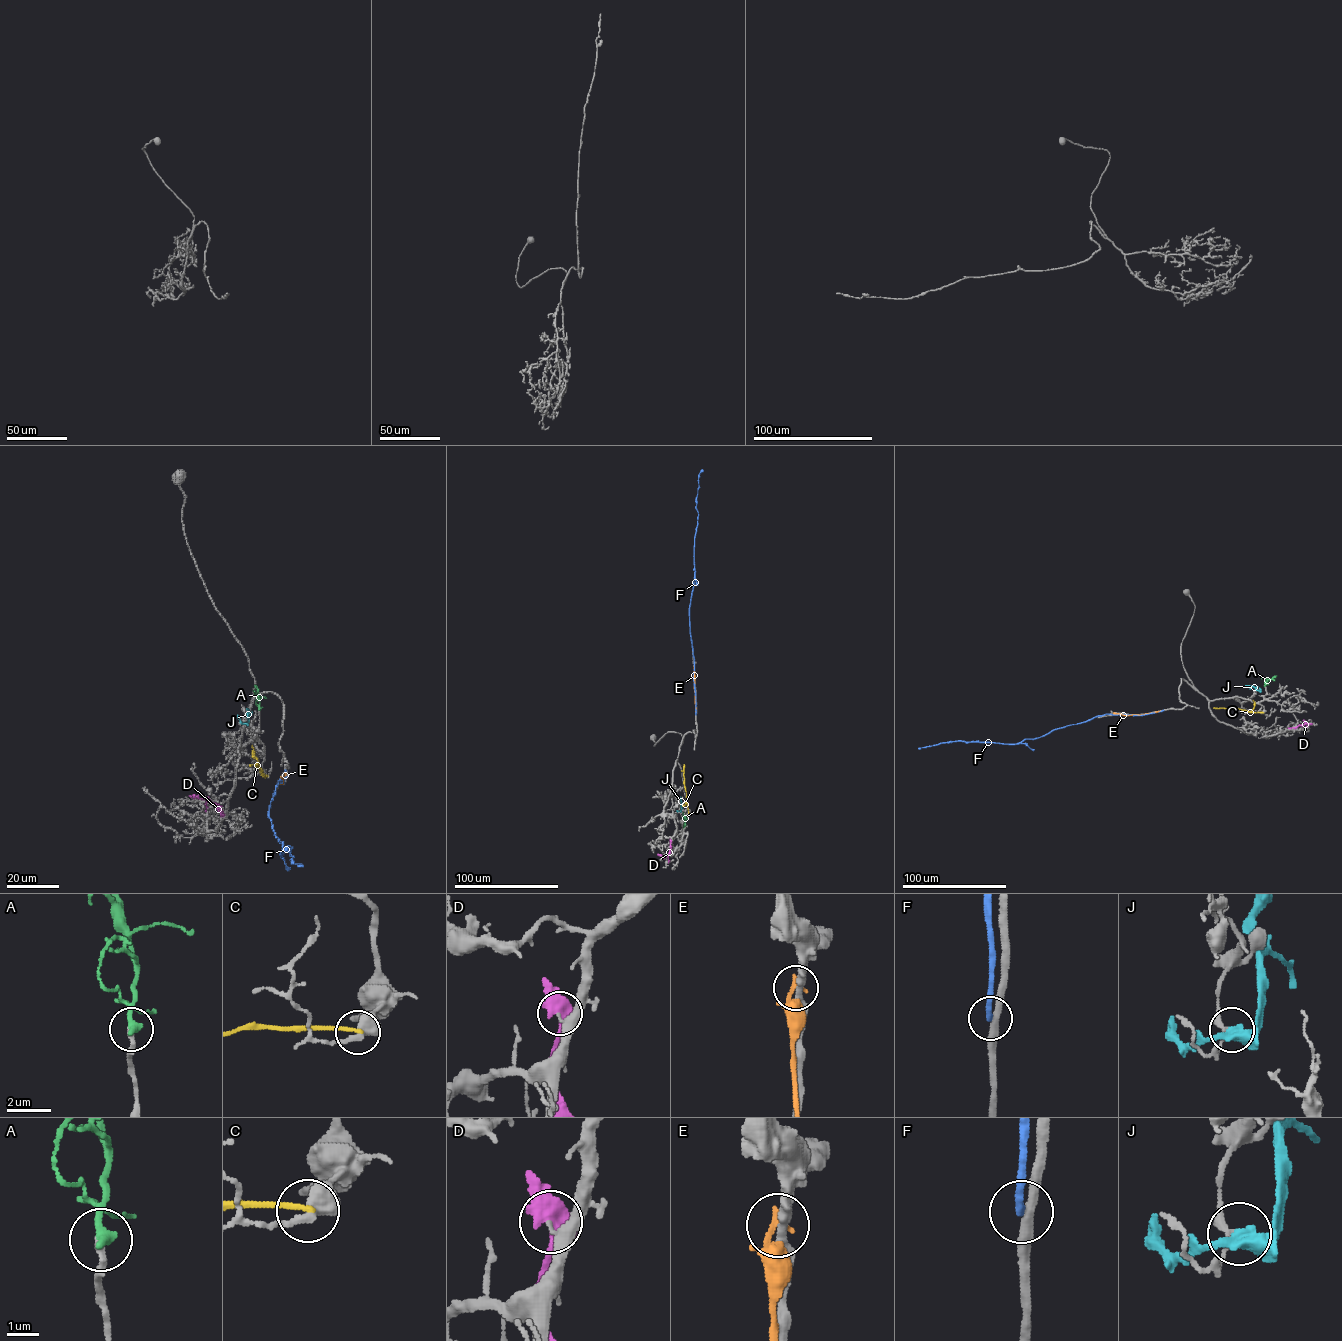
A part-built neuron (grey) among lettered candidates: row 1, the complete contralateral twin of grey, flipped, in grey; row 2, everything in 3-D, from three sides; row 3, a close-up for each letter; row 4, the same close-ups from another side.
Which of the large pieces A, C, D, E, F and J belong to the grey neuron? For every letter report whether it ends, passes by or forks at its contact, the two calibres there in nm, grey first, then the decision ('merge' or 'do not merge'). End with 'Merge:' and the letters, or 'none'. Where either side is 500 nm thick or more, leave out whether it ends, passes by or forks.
A: it ends | 260/380 nm | merge
C: it ends | 340/180 nm | do not merge
D: 220/600 nm | do not merge
E: it ends | 400/240 nm | do not merge
F: it ends | 300/280 nm | do not merge
J: it passes by | 170/400 nm | do not merge
Merge: A

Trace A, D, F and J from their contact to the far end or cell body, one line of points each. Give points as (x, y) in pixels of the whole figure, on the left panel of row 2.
A: (259, 709), (254, 684)
D: (222, 816), (214, 803), (190, 797)
F: (285, 771), (268, 816), (275, 836), (283, 842), (280, 855), (290, 846), (285, 847), (292, 861), (302, 866)
J: (245, 723), (248, 722), (247, 709)

